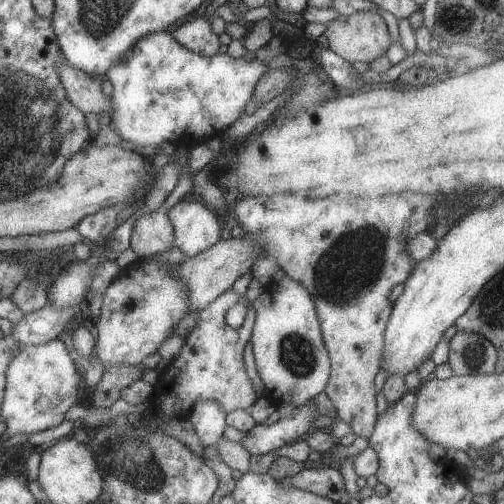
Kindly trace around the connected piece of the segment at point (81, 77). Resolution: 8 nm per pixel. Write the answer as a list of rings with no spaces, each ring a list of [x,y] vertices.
[[[68,62],[59,67],[59,74],[67,89],[70,101],[84,114],[102,115],[106,111],[112,113],[111,98],[104,95],[98,80],[94,80],[92,76]]]

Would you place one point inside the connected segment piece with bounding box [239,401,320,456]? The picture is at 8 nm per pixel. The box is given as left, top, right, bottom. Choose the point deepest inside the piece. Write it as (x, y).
(262, 439)

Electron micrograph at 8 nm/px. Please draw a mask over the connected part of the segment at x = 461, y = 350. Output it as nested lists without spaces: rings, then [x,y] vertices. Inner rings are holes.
[[[458,331],[449,342],[449,360],[454,375],[489,375],[495,372],[497,348],[482,335]]]

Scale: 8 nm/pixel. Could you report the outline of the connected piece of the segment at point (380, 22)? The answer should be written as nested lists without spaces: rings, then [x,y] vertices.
[[[361,11],[352,15],[340,15],[336,20],[328,23],[324,35],[328,39],[327,48],[350,64],[355,61],[369,64],[379,57],[386,56],[387,51],[393,44],[385,20],[376,11]]]

